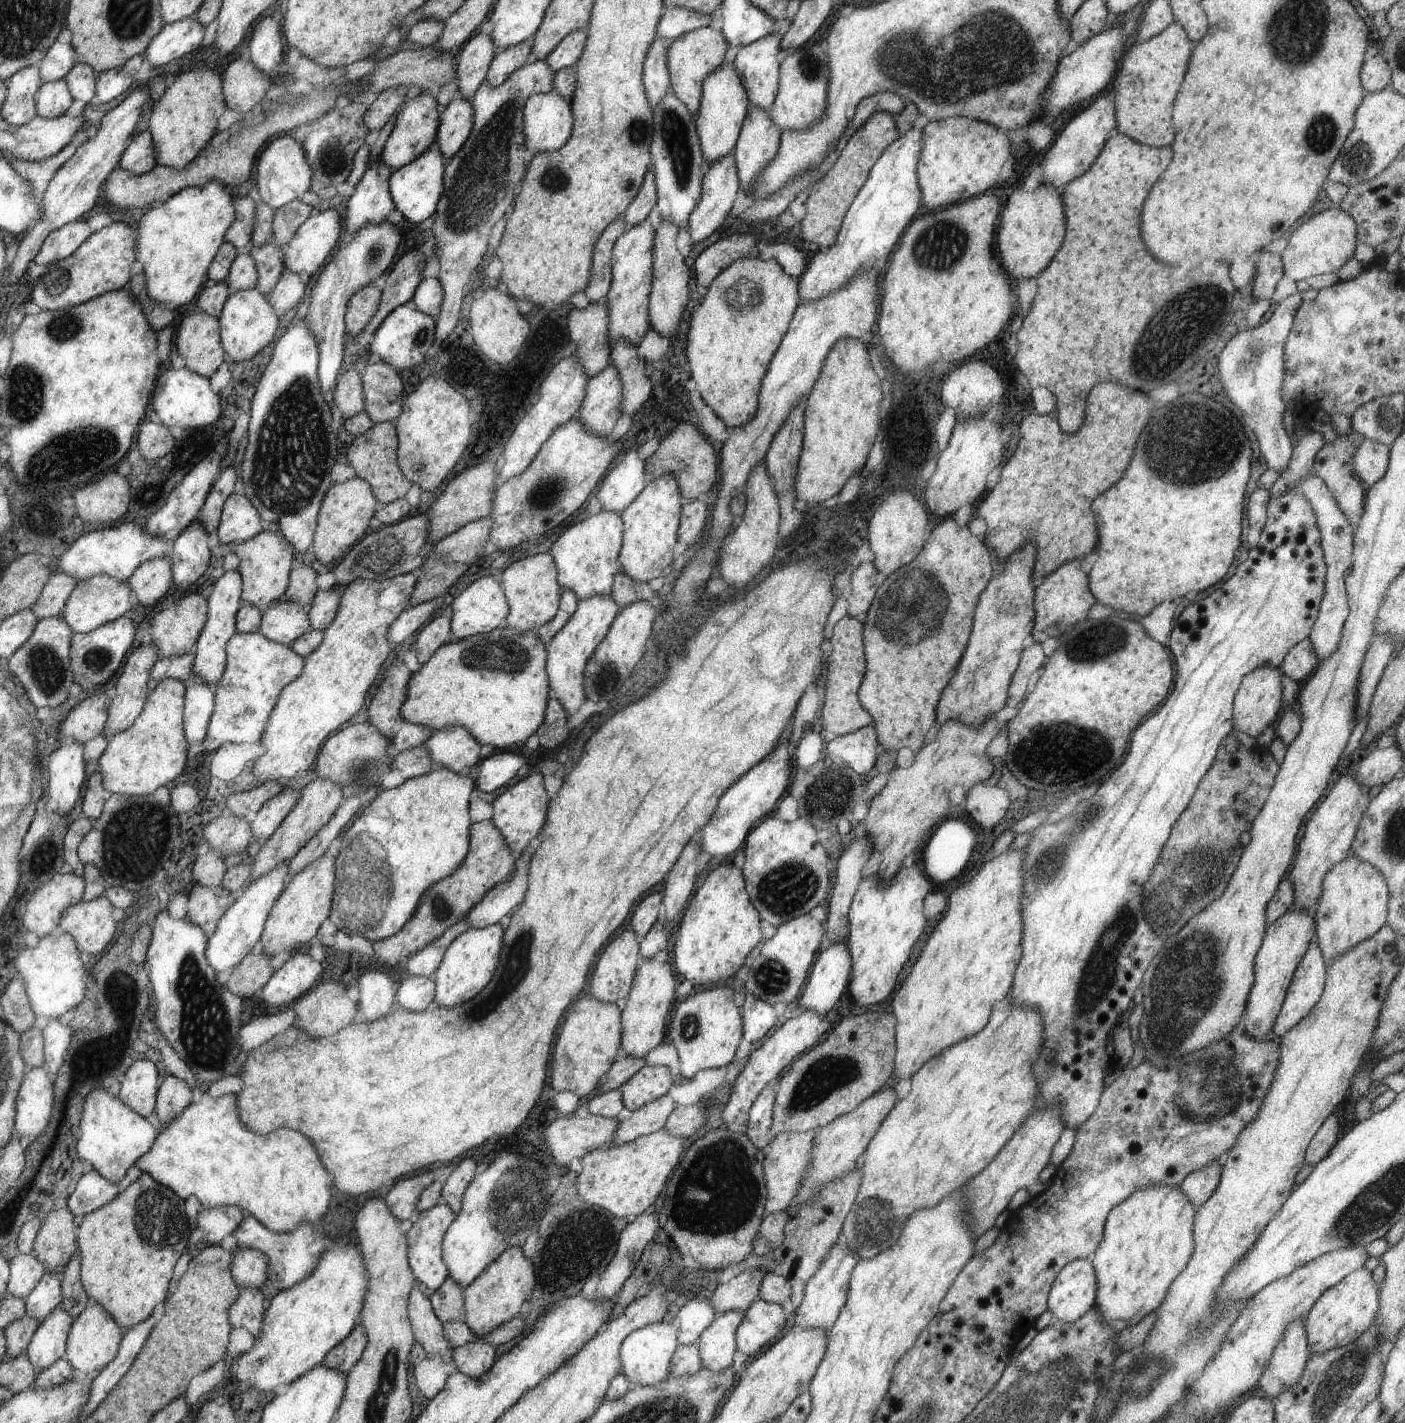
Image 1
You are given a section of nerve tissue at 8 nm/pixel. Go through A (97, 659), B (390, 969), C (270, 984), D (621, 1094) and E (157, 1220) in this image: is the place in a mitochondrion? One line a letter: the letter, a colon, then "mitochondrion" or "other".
A: mitochondrion
B: other
C: other
D: other
E: mitochondrion

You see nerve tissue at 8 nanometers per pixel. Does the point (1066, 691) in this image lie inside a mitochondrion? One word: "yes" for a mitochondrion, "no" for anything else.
no

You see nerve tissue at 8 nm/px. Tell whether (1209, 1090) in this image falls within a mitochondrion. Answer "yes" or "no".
yes

